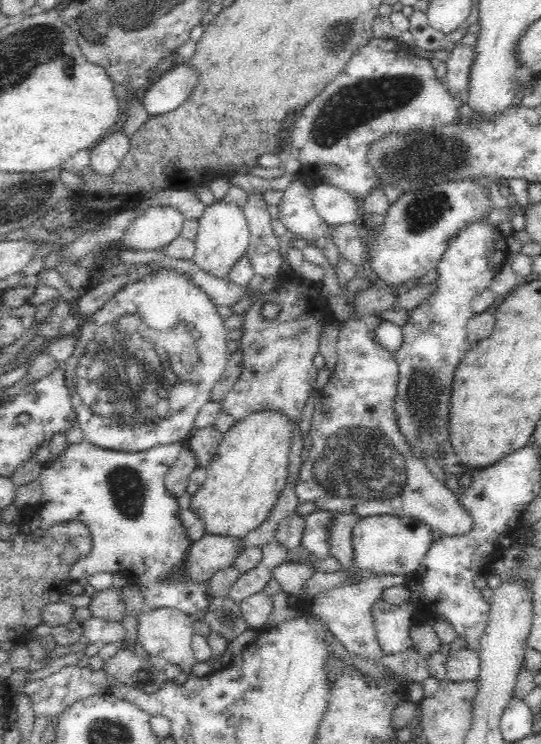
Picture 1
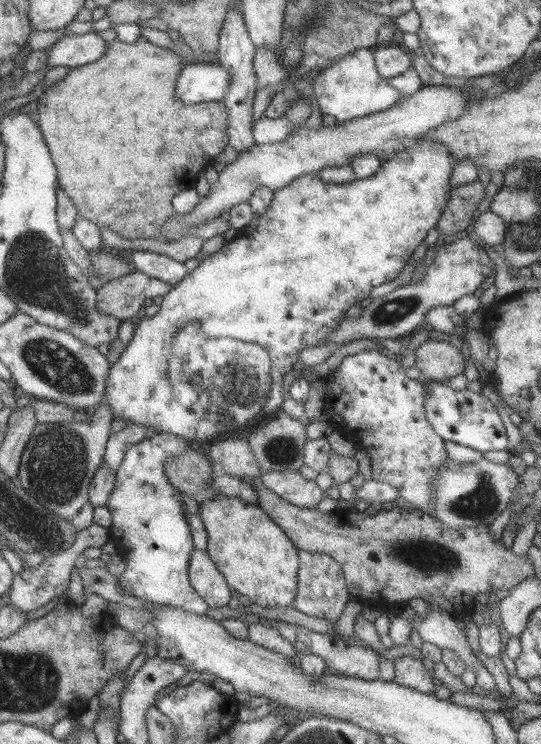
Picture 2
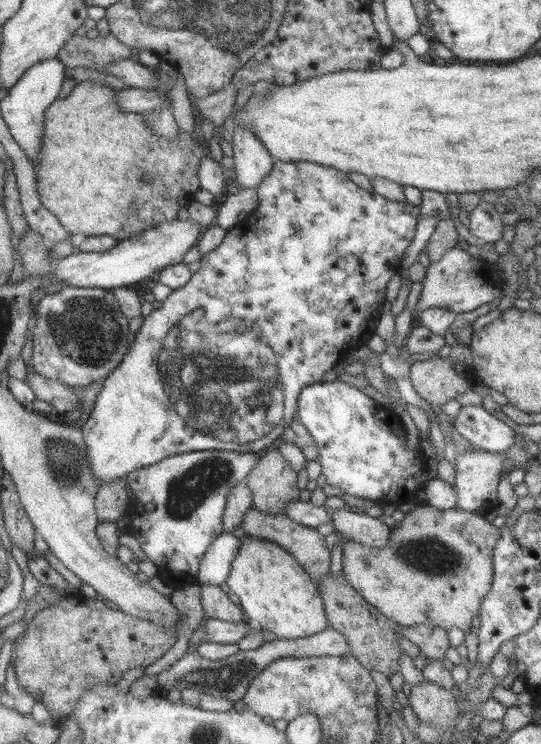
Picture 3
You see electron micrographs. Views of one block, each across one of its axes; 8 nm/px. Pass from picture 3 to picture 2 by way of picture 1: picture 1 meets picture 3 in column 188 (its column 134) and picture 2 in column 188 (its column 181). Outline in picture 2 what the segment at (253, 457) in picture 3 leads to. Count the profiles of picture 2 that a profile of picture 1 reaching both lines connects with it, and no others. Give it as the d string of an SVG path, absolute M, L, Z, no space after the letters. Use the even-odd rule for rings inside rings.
M151 432L139 442L125 447L105 506L111 513L108 532L112 544L117 547L116 560L126 565L125 571L118 576L119 588L125 595L195 615L208 615L207 604L194 592L188 580L194 545L190 525L183 517L181 495L163 473L165 460L193 448L196 448L194 444L184 438L161 432Z

